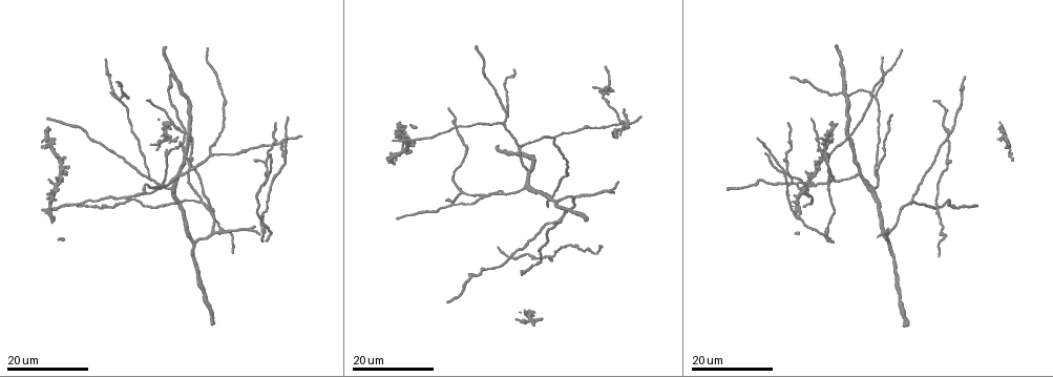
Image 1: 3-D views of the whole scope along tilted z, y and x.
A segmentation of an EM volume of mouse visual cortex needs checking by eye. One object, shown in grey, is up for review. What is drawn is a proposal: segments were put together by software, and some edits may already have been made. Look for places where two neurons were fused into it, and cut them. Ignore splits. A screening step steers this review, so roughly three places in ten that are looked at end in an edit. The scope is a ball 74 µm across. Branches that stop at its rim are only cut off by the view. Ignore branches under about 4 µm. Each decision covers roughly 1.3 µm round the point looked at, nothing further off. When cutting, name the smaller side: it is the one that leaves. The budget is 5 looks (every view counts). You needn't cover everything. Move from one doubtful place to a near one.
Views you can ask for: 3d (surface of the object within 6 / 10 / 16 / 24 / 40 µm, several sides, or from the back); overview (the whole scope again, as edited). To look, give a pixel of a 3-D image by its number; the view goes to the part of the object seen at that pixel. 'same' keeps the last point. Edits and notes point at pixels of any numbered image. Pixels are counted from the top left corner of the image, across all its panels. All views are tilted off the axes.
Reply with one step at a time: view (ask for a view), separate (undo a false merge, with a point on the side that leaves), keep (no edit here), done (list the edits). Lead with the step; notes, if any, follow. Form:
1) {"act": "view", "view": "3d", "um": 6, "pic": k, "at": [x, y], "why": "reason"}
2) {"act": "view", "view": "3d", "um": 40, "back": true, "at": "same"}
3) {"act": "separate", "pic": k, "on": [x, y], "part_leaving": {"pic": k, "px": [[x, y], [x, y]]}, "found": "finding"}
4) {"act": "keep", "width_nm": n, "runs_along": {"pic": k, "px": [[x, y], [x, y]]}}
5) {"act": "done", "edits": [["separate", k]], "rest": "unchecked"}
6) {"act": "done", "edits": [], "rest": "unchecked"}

{"act": "view", "view": "3d", "um": 16, "pic": 1, "at": [525, 186]}

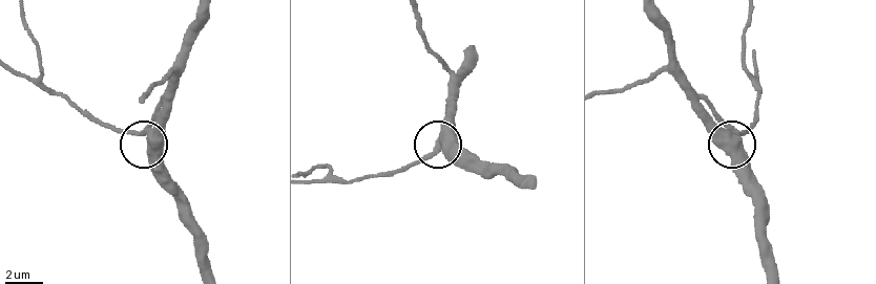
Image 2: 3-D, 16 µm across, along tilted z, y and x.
{"act": "view", "view": "3d", "um": 6, "pic": 2, "at": [147, 133]}

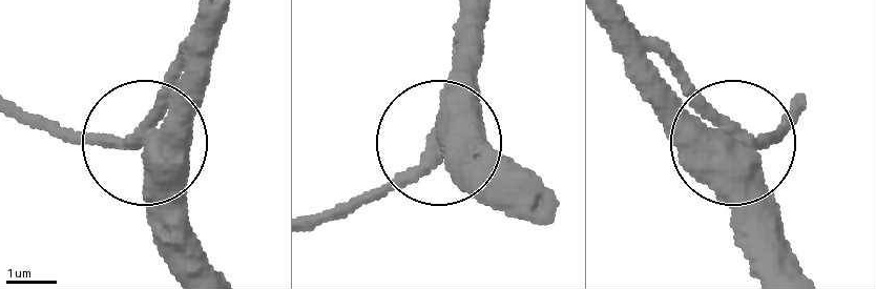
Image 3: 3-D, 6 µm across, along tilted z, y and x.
{"act": "keep", "runs_along": {"pic": 3, "px": [[610, 22], [729, 141], [788, 129]]}, "found": "all the same neuron"}

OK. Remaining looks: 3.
{"act": "view", "view": "3d", "um": 16, "pic": 1, "at": [571, 200], "why": "two arms in line, one across"}

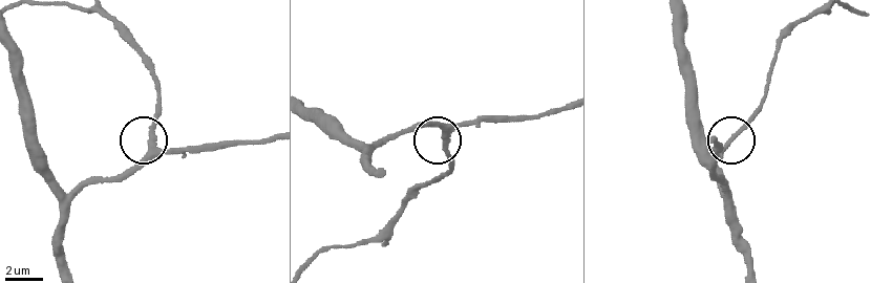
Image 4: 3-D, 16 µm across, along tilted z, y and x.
{"act": "view", "view": "3d", "um": 6, "pic": 4, "at": [447, 134]}

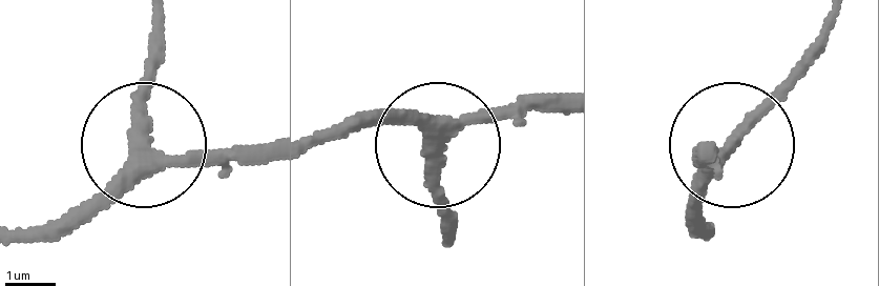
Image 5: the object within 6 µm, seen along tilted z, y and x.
{"act": "keep", "arms": 3, "runs_along": {"pic": 5, "px": [[14, 233], [90, 205], [138, 145], [267, 155]]}, "found": "one neuron here"}

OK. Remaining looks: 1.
{"act": "done", "edits": [], "rest": "unchecked"}

